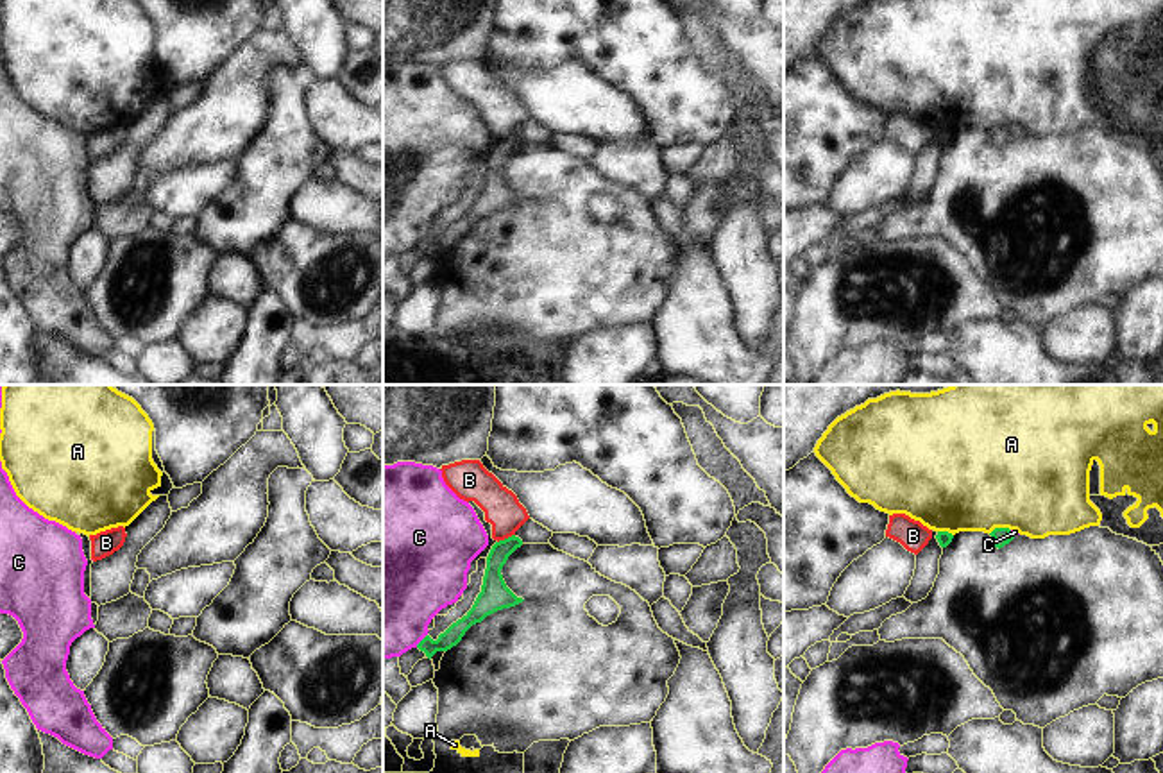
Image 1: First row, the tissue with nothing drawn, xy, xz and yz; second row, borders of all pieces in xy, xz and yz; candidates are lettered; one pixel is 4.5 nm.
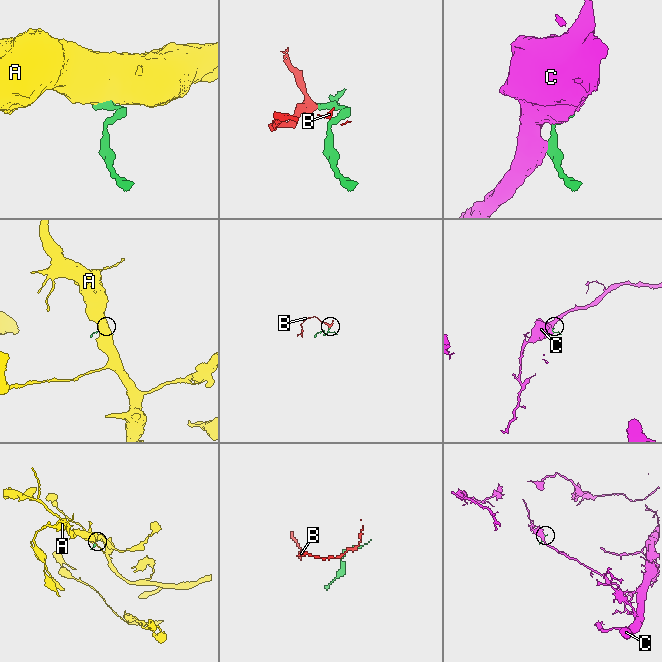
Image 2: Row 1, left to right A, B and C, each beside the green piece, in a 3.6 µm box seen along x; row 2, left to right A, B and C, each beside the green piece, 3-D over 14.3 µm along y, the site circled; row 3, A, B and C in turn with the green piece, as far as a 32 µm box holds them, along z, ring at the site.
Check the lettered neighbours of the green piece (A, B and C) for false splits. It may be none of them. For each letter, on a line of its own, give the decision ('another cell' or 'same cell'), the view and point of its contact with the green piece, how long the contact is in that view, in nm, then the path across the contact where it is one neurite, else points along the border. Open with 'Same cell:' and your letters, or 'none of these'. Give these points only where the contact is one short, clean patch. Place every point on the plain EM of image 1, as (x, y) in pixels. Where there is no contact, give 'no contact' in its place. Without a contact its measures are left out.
Same cell: none of these
A: another cell; meets green in yz at (999, 127); contact 100 nm long
B: another cell; meets green in xz at (505, 138); contact 90 nm long; border along xz (514, 133), (498, 142)
C: another cell; meets green in xz at (421, 240); contact 80 nm long

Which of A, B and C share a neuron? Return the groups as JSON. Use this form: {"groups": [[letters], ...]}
{"groups": [["A"], ["B"], ["C"]]}

